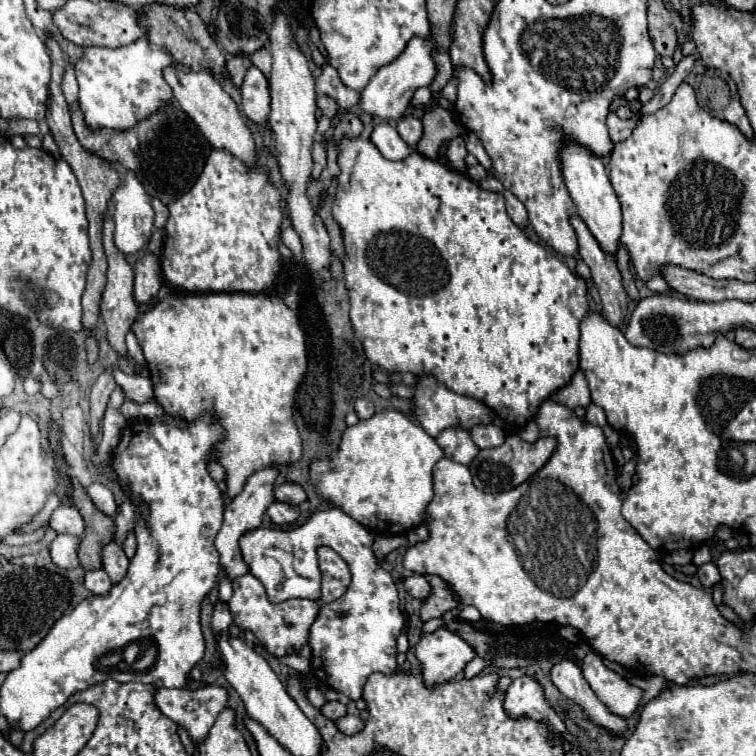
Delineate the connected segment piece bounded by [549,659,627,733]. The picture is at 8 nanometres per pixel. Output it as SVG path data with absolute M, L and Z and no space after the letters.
M561 659L559 663L555 663L551 667L549 679L567 699L581 705L587 711L591 721L607 727L613 733L623 733L627 729L625 719L609 713L605 709L605 705L599 703L599 699L595 697L595 693L591 691L591 687L585 681L581 667L573 659Z

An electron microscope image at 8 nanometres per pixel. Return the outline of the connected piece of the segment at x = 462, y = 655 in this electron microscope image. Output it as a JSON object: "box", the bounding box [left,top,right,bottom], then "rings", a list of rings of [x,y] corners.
{"box":[417,627,473,689],"rings":[[[443,627],[423,635],[417,643],[417,659],[421,661],[421,677],[427,689],[451,681],[473,657],[473,649],[459,635]]]}

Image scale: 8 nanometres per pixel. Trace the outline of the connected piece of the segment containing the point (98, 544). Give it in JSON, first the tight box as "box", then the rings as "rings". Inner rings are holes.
{"box":[71,477,113,569],"rings":[[[71,477],[71,489],[73,489],[73,505],[79,509],[83,521],[85,521],[85,533],[79,539],[77,557],[83,569],[99,569],[101,567],[101,547],[113,541],[113,519],[101,513],[89,495],[85,493],[83,485]]]}

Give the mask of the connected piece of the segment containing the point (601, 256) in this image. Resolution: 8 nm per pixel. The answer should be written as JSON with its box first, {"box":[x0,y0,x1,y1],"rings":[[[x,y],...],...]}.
{"box":[571,217,627,329],"rings":[[[571,217],[571,225],[579,239],[579,257],[589,265],[595,287],[601,295],[603,319],[617,329],[625,323],[627,315],[627,293],[621,283],[621,273],[613,257],[603,253],[597,239],[591,235],[581,217]]]}

